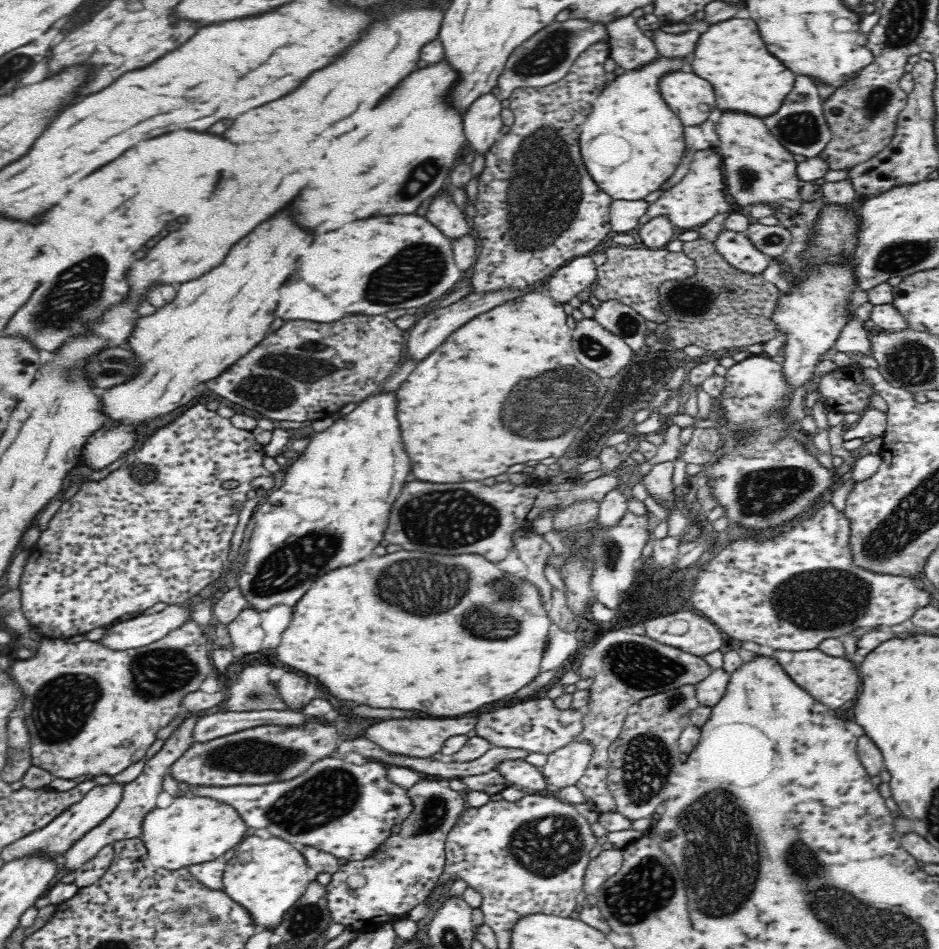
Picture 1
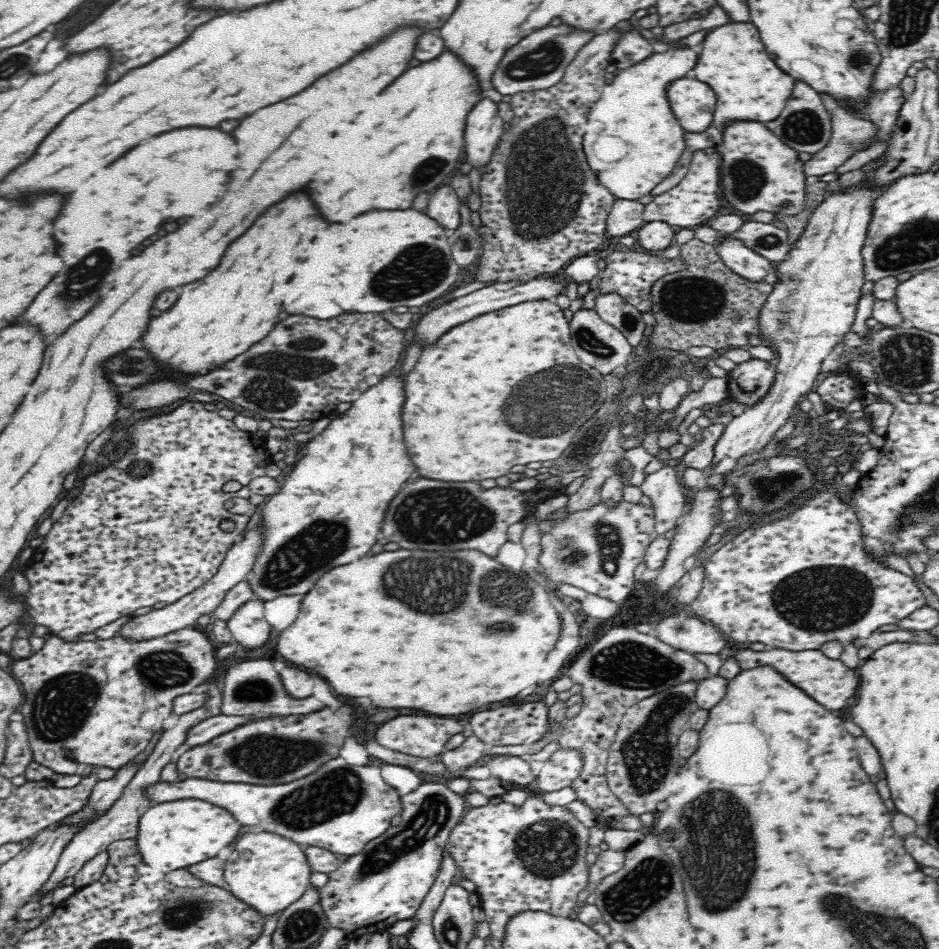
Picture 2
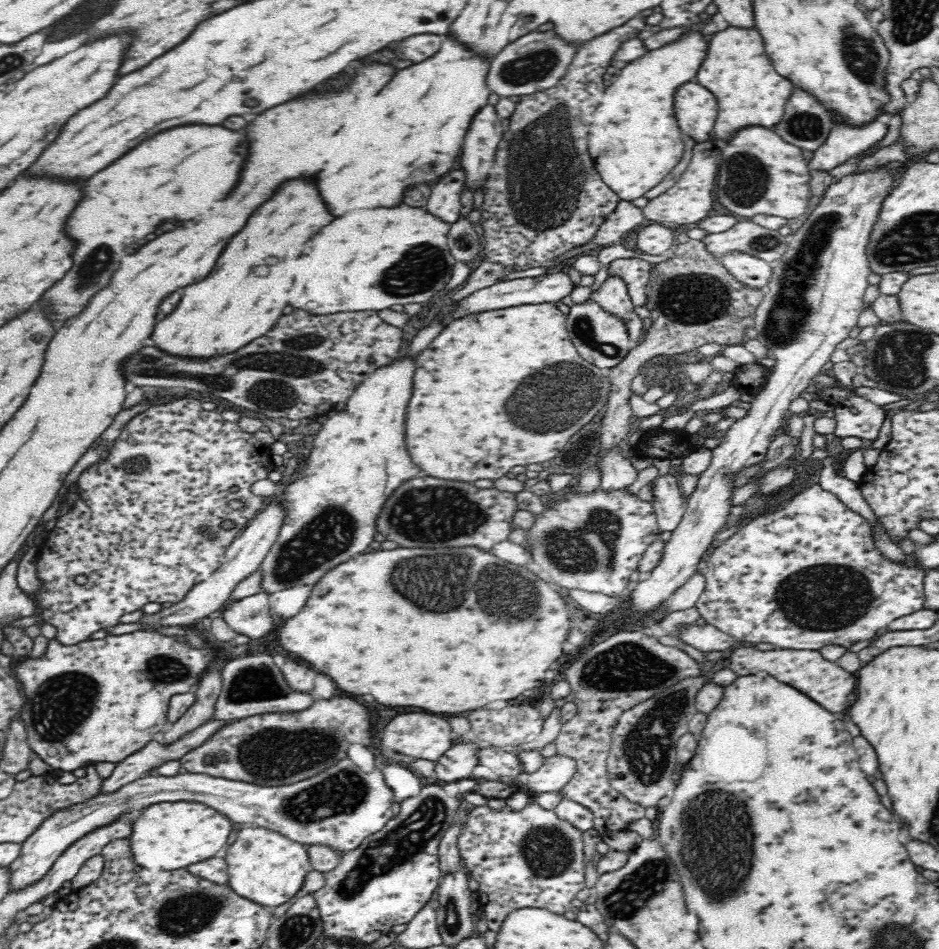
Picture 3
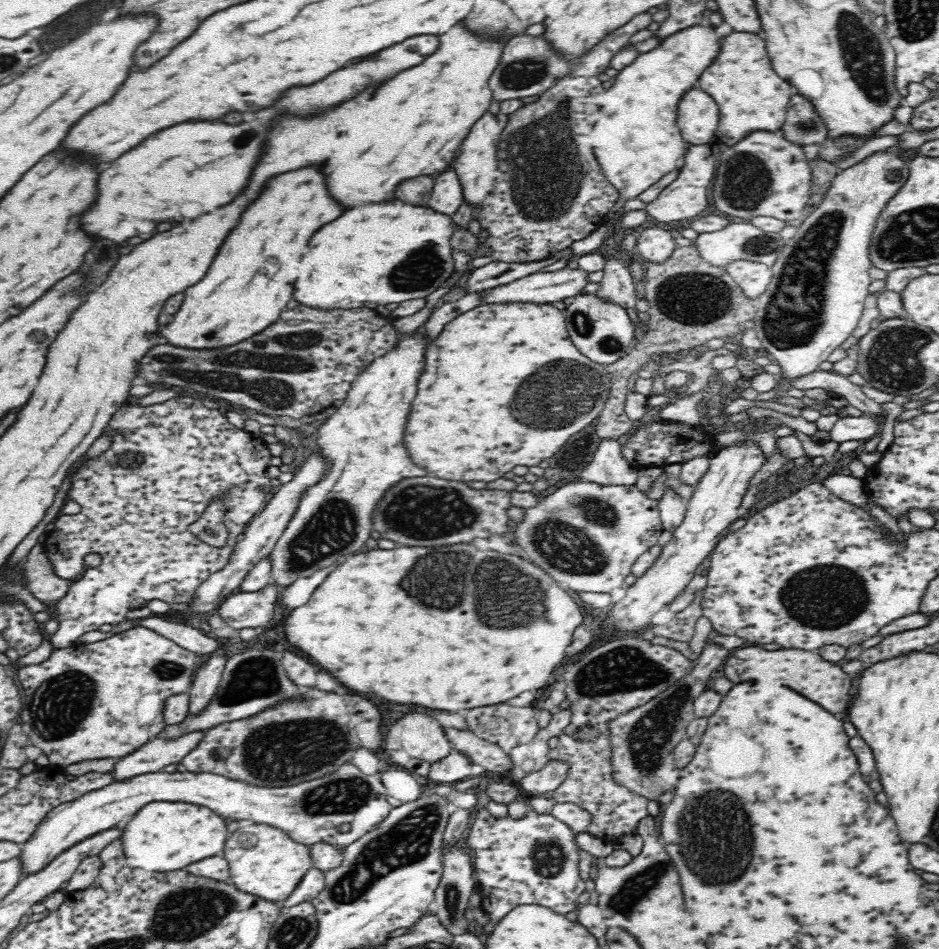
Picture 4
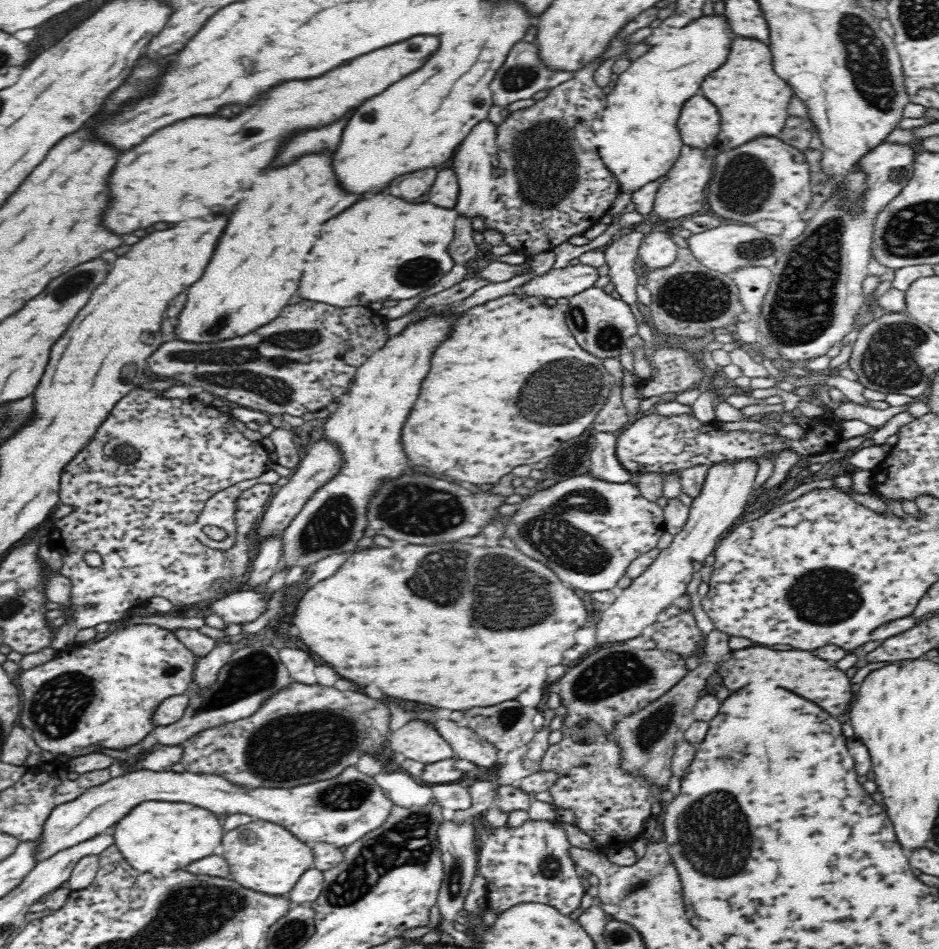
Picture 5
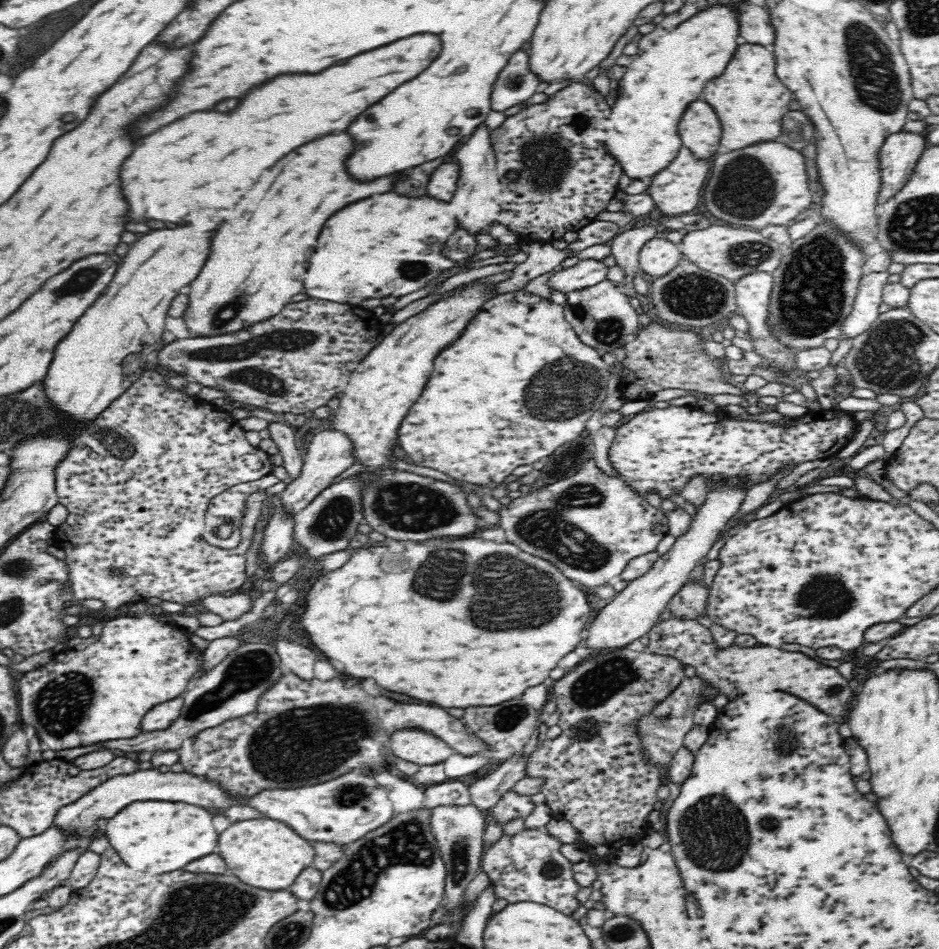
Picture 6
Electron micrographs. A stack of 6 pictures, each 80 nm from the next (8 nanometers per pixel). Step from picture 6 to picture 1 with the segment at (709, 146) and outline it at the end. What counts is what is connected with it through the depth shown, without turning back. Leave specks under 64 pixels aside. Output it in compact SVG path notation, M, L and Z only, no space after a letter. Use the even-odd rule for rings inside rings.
M674 71L661 78L659 89L686 128L702 126L715 117L715 92L706 79L694 73Z

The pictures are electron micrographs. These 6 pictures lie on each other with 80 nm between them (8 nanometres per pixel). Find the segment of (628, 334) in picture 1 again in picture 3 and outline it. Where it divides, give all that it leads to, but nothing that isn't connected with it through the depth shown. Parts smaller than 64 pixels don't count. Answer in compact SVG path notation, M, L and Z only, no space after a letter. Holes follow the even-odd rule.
M608 274L608 278L591 294L591 299L626 323L626 329L634 343L644 338L644 324L634 311L635 304L631 301L627 284L621 276Z

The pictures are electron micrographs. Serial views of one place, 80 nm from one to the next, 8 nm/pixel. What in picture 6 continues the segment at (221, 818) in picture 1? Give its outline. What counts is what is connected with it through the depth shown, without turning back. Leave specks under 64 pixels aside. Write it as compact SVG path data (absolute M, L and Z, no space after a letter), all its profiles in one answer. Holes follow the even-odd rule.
M130 802L129 806L114 814L102 830L109 841L109 847L127 865L135 871L157 875L170 873L178 868L185 869L188 862L212 854L218 842L212 814L204 808L184 802Z

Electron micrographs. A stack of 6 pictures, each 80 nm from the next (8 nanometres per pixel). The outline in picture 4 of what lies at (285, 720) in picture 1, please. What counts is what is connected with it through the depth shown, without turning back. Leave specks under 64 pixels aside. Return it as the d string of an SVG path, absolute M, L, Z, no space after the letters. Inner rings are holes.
M204 731L189 732L180 738L166 740L157 736L134 752L117 759L113 773L115 780L126 780L138 774L160 772L168 764L178 764L200 740Z

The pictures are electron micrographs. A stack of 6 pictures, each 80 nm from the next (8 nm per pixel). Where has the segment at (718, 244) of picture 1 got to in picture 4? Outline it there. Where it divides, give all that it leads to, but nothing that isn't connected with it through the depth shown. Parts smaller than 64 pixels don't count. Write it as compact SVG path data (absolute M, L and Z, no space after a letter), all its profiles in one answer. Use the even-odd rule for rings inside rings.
M737 260L731 262L726 269L744 295L756 300L768 288L773 278L771 267L761 262Z

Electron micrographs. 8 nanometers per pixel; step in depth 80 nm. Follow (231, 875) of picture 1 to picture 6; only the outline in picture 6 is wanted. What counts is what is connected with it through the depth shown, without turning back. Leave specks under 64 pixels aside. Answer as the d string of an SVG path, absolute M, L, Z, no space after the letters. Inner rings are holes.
M267 817L232 823L220 834L218 846L228 875L266 890L286 890L304 869L313 866L315 857L310 841L300 838L286 823Z

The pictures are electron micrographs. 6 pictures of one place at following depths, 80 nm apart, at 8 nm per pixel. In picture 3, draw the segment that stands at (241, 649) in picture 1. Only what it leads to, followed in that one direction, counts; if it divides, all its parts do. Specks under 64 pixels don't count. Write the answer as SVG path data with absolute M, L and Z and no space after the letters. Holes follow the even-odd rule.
M263 590L258 594L252 594L252 596L244 596L244 598L238 598L238 601L232 601L230 604L226 604L221 608L221 616L227 622L229 627L234 632L240 634L247 634L250 638L262 638L264 634L268 634L272 630L272 624L274 619L270 614L270 595Z

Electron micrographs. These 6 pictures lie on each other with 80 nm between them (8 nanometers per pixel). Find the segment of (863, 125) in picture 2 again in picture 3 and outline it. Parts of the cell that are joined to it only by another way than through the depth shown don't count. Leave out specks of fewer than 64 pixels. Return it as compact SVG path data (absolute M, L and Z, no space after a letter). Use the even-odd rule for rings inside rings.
M834 119L826 142L813 151L809 167L811 170L832 170L848 158L880 142L888 134L888 130L889 126L884 119L864 124L862 128L851 128L844 122Z

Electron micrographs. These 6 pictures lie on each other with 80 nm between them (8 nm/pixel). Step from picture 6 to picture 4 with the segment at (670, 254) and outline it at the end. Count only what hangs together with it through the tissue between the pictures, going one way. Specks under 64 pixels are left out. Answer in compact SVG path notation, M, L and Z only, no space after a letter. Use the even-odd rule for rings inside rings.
M652 227L645 229L637 238L636 252L643 262L660 264L666 262L677 247L670 231Z

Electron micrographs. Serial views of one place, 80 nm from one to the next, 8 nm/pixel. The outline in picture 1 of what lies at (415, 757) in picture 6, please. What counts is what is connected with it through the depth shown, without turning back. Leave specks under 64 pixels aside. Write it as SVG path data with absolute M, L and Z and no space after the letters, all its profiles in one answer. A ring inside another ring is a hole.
M400 718L400 720L386 720L370 726L366 730L366 738L382 746L384 750L416 756L416 758L428 758L442 750L442 742L451 736L463 735L473 730L476 724L474 718Z

